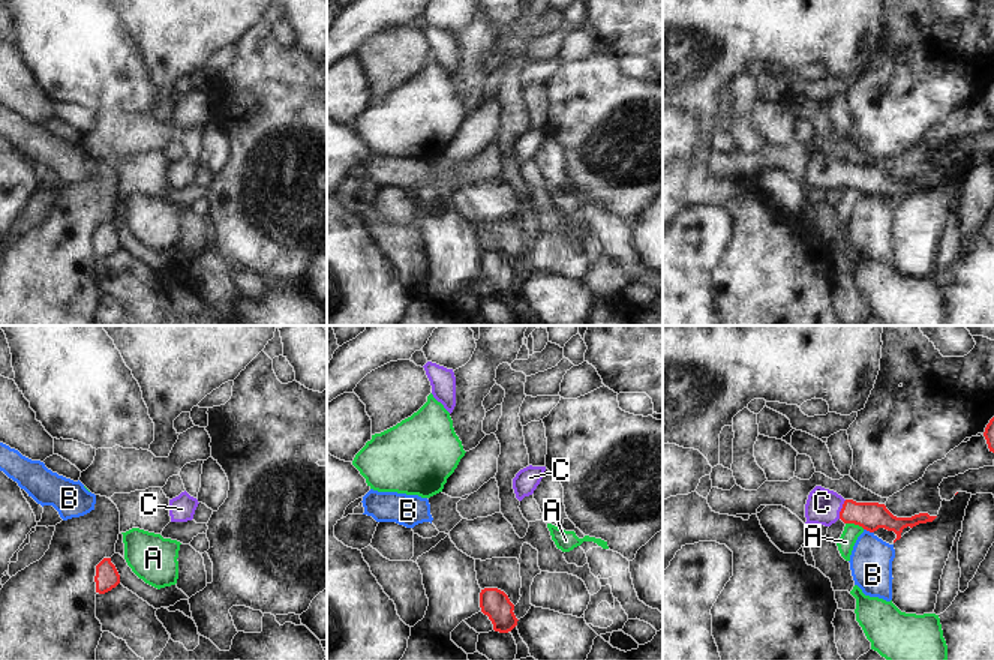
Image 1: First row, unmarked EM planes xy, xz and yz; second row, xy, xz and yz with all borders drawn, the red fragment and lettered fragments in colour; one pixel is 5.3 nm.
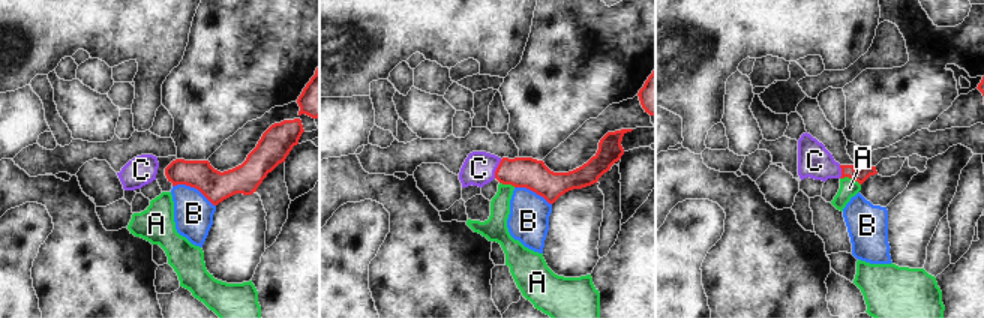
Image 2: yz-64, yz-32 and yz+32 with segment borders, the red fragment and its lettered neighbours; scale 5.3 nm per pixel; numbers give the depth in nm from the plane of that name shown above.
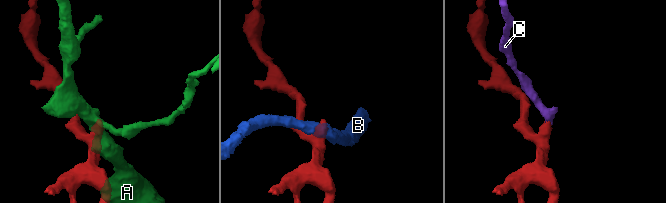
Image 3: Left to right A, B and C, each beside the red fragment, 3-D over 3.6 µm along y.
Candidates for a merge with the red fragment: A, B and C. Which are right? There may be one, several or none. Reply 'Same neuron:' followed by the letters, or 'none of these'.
Same neuron: C

